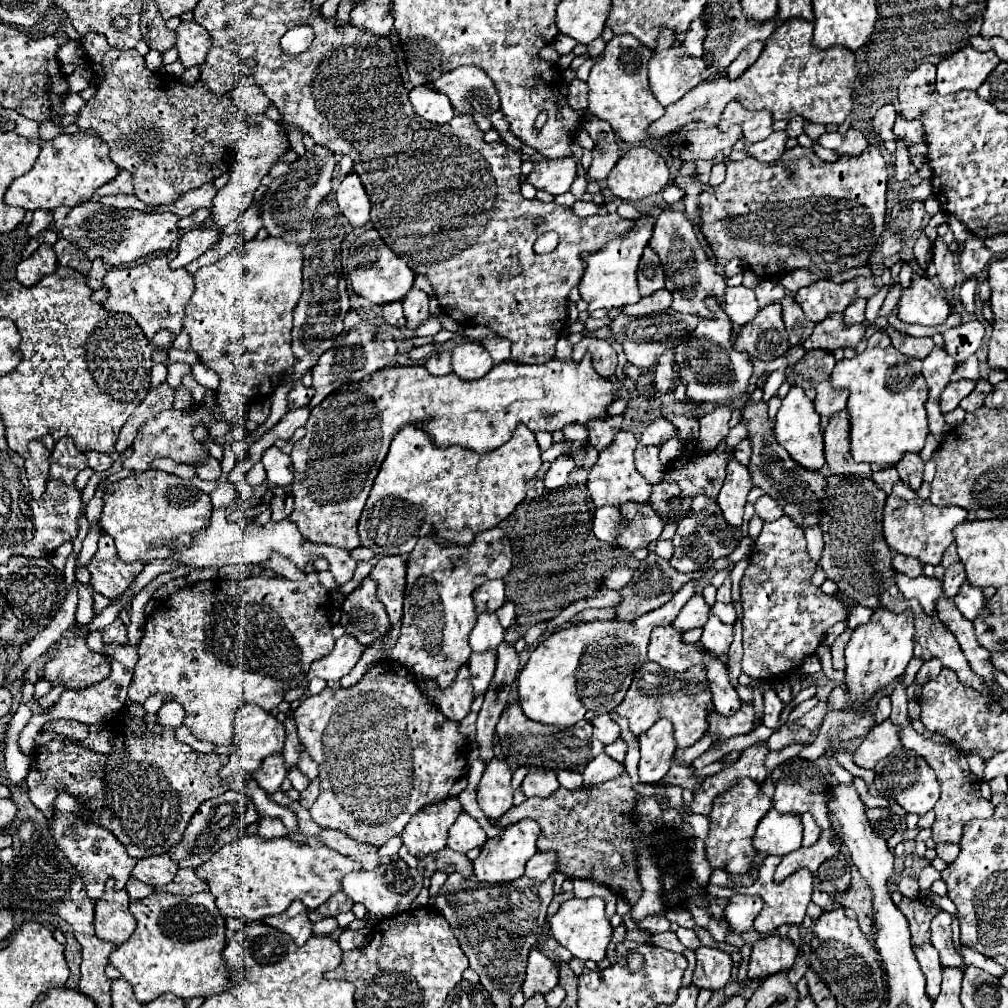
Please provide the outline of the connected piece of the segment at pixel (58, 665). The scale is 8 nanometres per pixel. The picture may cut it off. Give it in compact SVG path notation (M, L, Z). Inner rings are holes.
M71 627L61 641L51 645L55 655L45 667L45 679L53 685L65 683L69 689L83 689L109 675L111 663L107 663L105 655L93 653L85 637L87 635L77 635L75 627Z

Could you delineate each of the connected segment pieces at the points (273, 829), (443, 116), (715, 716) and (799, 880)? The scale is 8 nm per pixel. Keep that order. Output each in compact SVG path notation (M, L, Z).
M263 817L259 819L259 827L257 827L257 835L263 839L273 839L273 837L285 837L287 829L279 819L273 817Z
M427 85L413 87L409 93L409 101L411 101L415 113L431 123L443 125L443 123L449 123L449 119L455 115L447 95L443 95L441 91L435 91L433 87L427 87Z
M741 701L741 707L735 715L719 715L717 711L707 713L707 735L713 735L715 741L725 741L733 735L745 735L751 733L757 727L755 719L755 707L751 701Z
M769 855L769 857L761 863L761 867L759 867L759 871L757 871L757 881L755 881L751 887L741 889L743 893L759 895L759 897L763 899L763 909L761 909L761 913L757 915L755 923L753 923L755 931L761 933L761 935L769 935L771 931L775 931L777 927L781 927L781 925L785 925L785 923L797 923L797 925L801 925L801 923L803 923L803 917L805 917L805 911L807 911L807 905L811 903L811 893L813 893L813 875L811 875L811 871L807 871L805 867L801 867L799 871L791 873L785 881L775 883L773 873L775 873L775 867L779 865L779 861L781 861L779 857Z

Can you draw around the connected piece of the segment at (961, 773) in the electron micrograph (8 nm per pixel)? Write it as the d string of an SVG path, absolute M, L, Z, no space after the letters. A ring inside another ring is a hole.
M899 683L895 685L893 693L891 693L891 703L893 703L893 711L891 711L891 721L899 723L901 729L901 741L905 749L913 749L917 755L921 755L937 773L937 781L941 785L941 797L935 805L935 823L931 827L933 831L933 841L941 843L941 841L949 841L949 843L959 843L963 837L963 827L965 823L969 823L971 819L983 819L983 817L991 817L995 813L995 805L991 805L991 801L981 799L981 791L979 791L979 777L975 773L971 773L965 755L961 755L961 751L953 749L953 747L945 747L945 745L937 745L933 741L923 739L909 723L907 723L907 695L905 695L905 687L901 687Z

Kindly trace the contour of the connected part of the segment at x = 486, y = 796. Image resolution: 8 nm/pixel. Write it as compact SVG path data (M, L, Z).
M491 759L477 787L477 803L489 819L499 819L513 805L511 769L505 761Z

